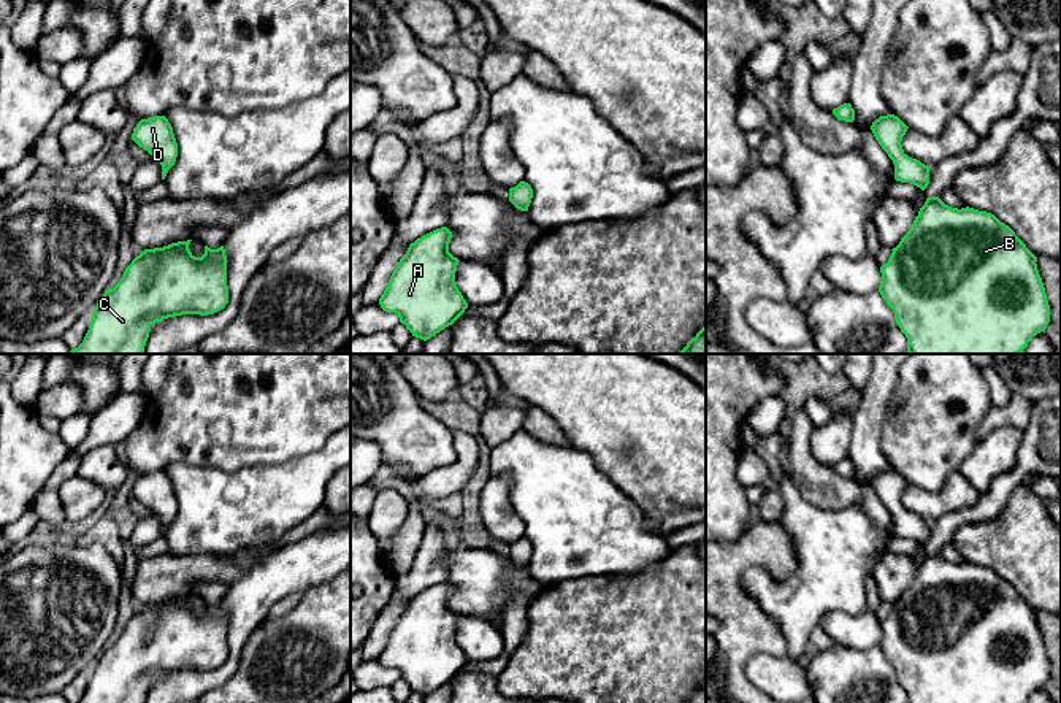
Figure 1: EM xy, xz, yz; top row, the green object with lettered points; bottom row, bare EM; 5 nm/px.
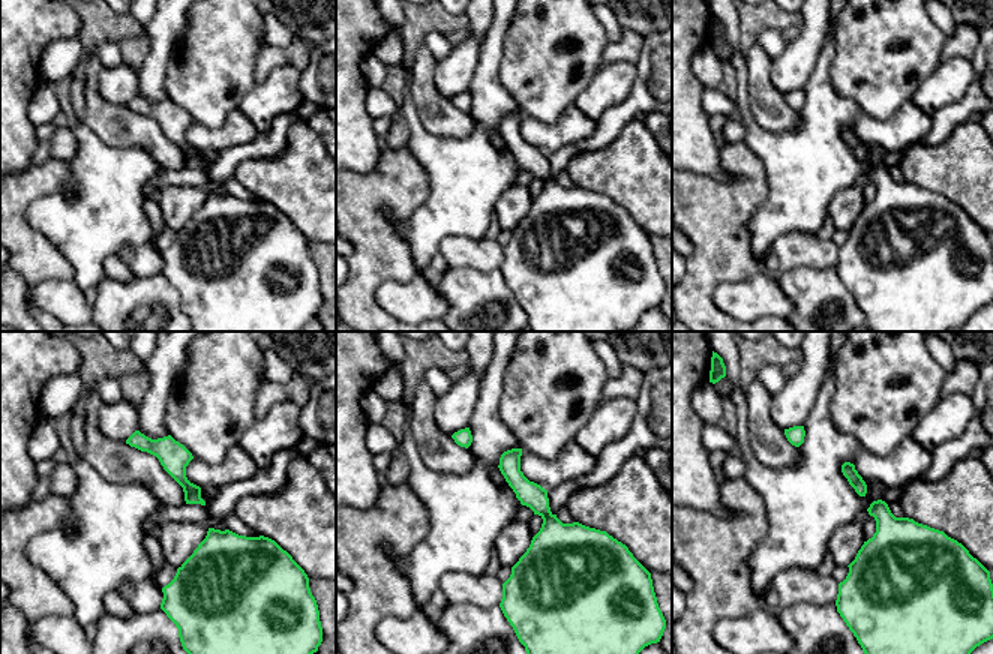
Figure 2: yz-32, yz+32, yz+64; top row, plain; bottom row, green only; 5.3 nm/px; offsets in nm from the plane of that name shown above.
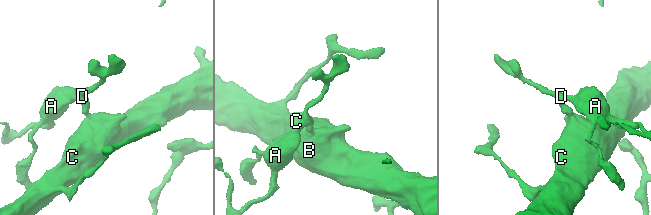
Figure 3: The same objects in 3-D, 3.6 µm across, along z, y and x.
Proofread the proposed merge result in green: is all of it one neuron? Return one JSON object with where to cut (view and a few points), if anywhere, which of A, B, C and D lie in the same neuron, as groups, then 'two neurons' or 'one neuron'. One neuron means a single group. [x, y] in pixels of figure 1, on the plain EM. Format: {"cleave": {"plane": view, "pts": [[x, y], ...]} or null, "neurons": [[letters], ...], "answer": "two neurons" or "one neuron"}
{"cleave": null, "neurons": [["A", "B", "C", "D"]], "answer": "one neuron"}

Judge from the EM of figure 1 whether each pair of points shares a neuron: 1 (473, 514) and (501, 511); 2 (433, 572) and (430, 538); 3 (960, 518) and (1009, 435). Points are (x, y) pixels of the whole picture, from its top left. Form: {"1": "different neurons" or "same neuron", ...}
{"1": "different neurons", "2": "same neuron", "3": "different neurons"}

